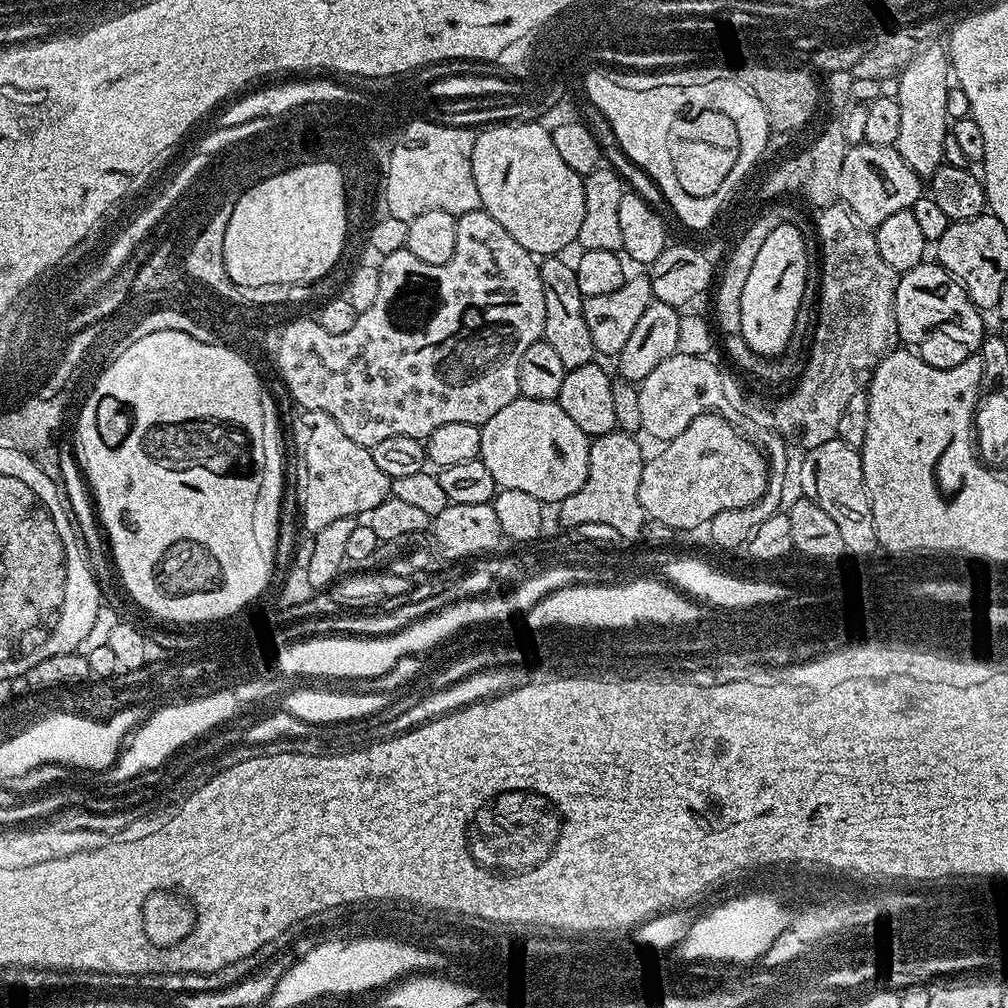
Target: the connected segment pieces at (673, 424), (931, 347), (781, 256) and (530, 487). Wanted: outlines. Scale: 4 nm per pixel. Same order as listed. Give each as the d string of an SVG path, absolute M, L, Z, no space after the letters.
M718 350L706 354L682 354L666 358L646 374L644 380L639 381L638 407L642 409L642 429L649 432L659 442L672 440L694 418L704 412L713 412L730 422L732 427L742 433L757 448L762 447L762 440L770 446L772 454L766 458L769 463L768 488L762 498L756 503L756 527L762 526L766 518L779 512L780 504L780 476L782 476L782 444L778 440L779 431L776 429L776 420L771 407L767 406L763 398L750 394L732 374L731 367L726 368L724 356Z
M925 262L914 266L903 273L896 282L896 297L894 298L896 311L896 336L904 339L909 349L915 351L924 361L935 368L953 368L958 362L966 362L966 358L977 355L980 343L984 341L986 329L981 309L974 306L966 290L957 282L941 264Z
M795 223L778 226L762 242L742 290L739 339L751 352L778 354L788 351L799 304L806 290L806 242Z
M518 398L510 402L494 414L481 427L479 459L494 474L497 489L509 488L522 490L526 494L534 494L545 505L556 506L565 496L574 494L580 488L580 481L588 473L588 446L590 437L582 434L578 426L574 426L567 416L566 410L556 400L535 400L534 398Z

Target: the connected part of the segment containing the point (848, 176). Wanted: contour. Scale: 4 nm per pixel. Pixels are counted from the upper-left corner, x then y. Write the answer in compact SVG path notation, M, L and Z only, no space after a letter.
M854 144L849 147L842 162L839 199L852 209L862 222L875 226L886 222L890 214L907 212L922 194L922 180L906 166L902 154L894 146L874 146L873 144Z

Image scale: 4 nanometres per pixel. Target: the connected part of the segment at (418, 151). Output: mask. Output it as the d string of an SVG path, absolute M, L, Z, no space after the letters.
M415 124L403 135L403 141L396 148L392 159L392 173L389 176L389 214L394 218L413 220L418 214L426 214L426 210L446 210L446 214L460 217L467 212L480 208L478 186L474 186L474 170L472 169L472 151L476 141L476 132L462 126L457 131L445 128L433 128L427 124Z

